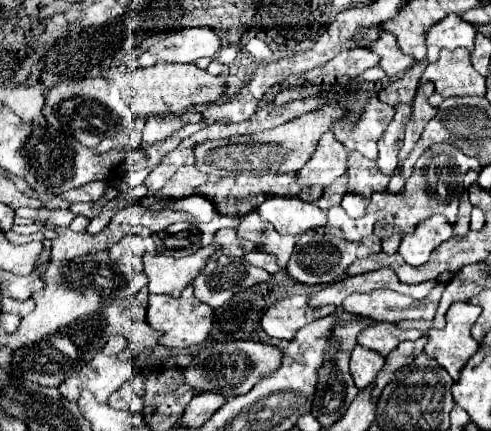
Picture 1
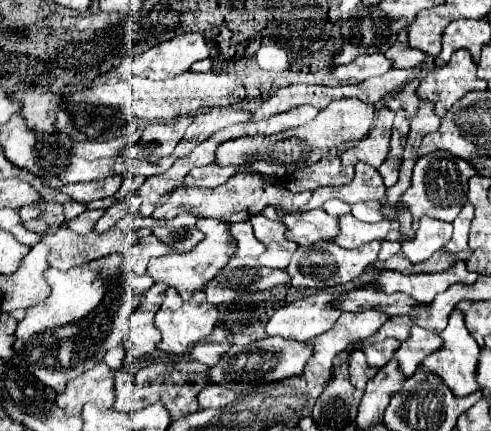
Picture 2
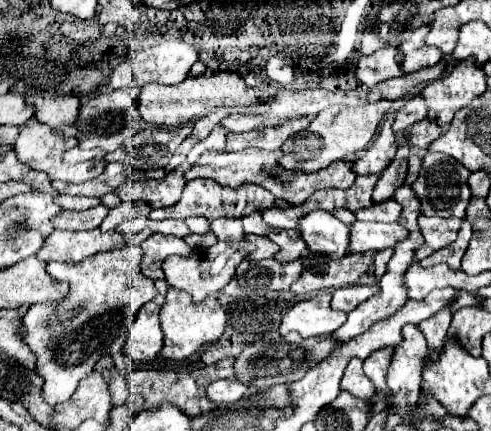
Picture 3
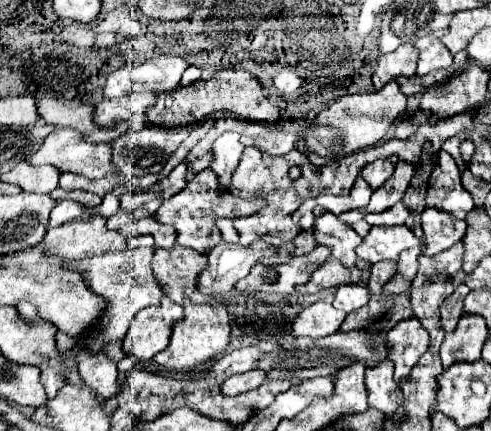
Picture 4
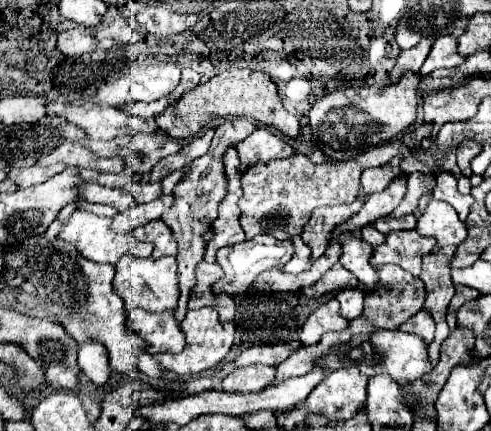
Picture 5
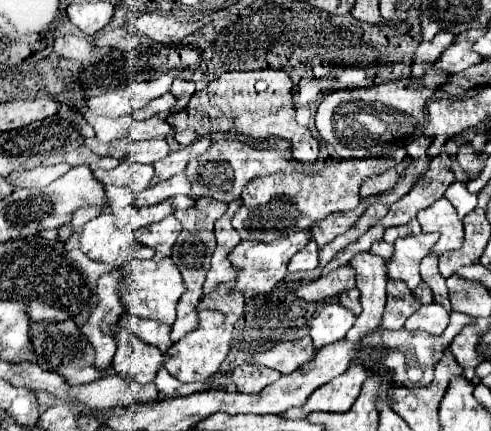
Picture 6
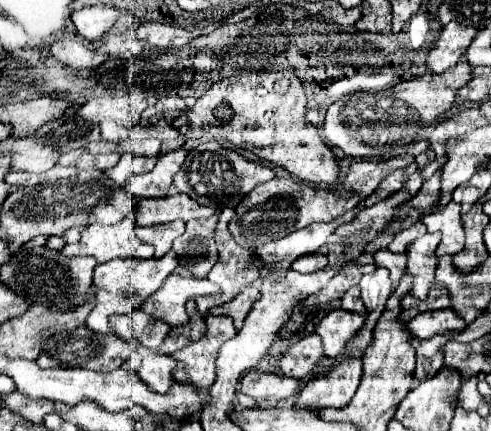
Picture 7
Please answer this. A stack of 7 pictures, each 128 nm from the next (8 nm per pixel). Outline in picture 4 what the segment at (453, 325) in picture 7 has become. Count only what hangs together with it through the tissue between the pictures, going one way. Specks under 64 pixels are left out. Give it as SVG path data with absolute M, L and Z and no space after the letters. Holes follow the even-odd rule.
M416 318L396 324L386 334L386 340L390 344L388 358L396 364L396 380L400 376L406 376L420 360L420 356L428 350L428 330Z

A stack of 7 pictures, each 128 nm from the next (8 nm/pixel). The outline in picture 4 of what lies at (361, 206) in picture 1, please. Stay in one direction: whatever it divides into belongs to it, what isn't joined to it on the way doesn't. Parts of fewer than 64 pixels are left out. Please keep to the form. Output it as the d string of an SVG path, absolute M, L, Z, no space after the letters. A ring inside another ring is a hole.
M398 202L396 206L380 212L380 214L368 214L364 220L372 226L398 226L398 224L406 224L406 218L410 216L408 208Z

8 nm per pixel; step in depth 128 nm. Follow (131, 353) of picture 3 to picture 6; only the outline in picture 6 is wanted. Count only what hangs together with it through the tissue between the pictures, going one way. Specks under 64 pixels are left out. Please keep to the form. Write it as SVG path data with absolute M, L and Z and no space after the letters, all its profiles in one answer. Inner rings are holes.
M124 314L124 316L120 316L120 326L126 328L128 332L132 332L134 336L138 336L140 340L144 340L146 344L156 346L160 352L166 352L172 346L170 326L162 324L158 320L140 318L134 314Z

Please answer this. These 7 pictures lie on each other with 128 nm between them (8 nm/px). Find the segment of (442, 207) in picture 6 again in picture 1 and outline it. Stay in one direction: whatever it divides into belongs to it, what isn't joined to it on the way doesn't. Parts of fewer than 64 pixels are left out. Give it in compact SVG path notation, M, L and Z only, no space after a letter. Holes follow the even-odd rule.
M434 214L422 220L412 234L406 234L402 238L398 252L410 266L422 266L430 258L432 250L450 238L452 224L448 222L446 216Z

